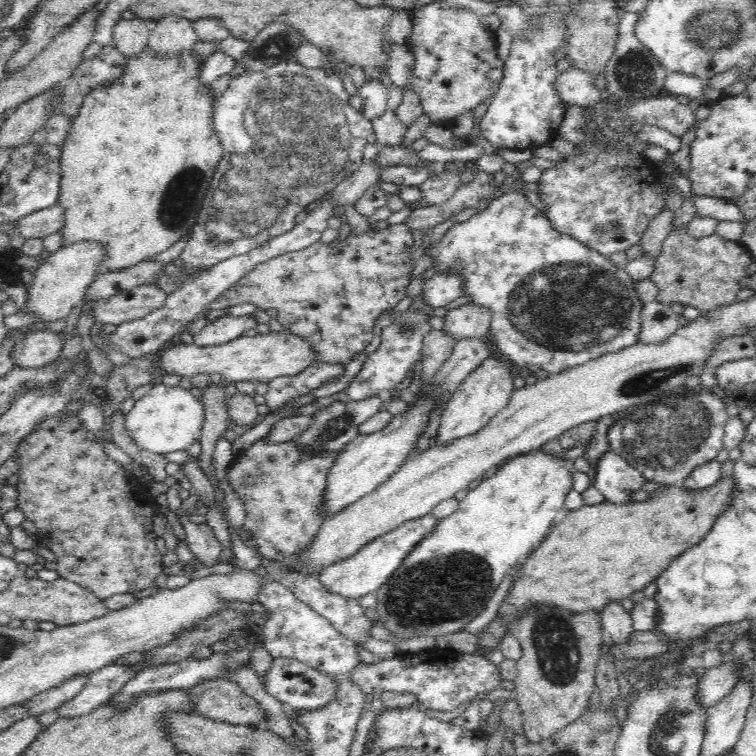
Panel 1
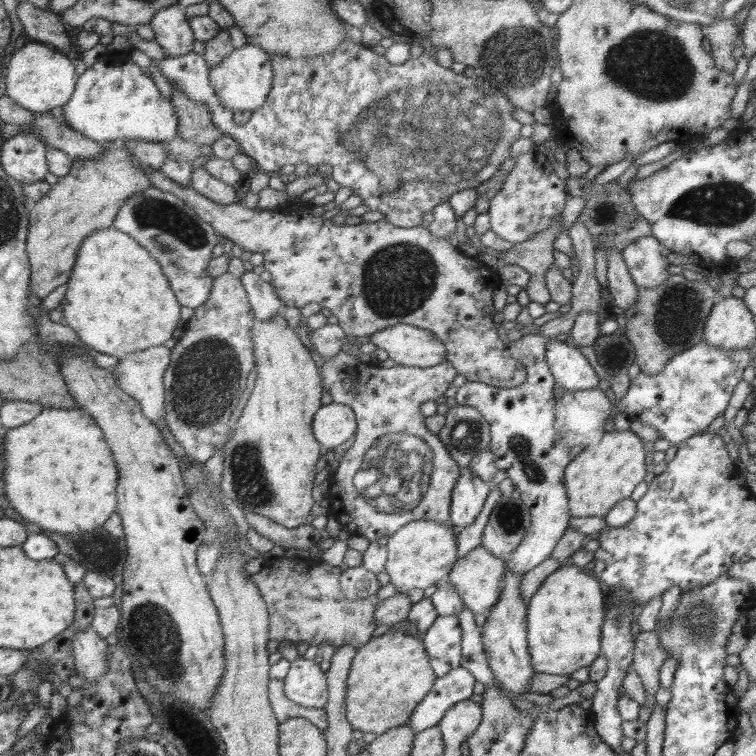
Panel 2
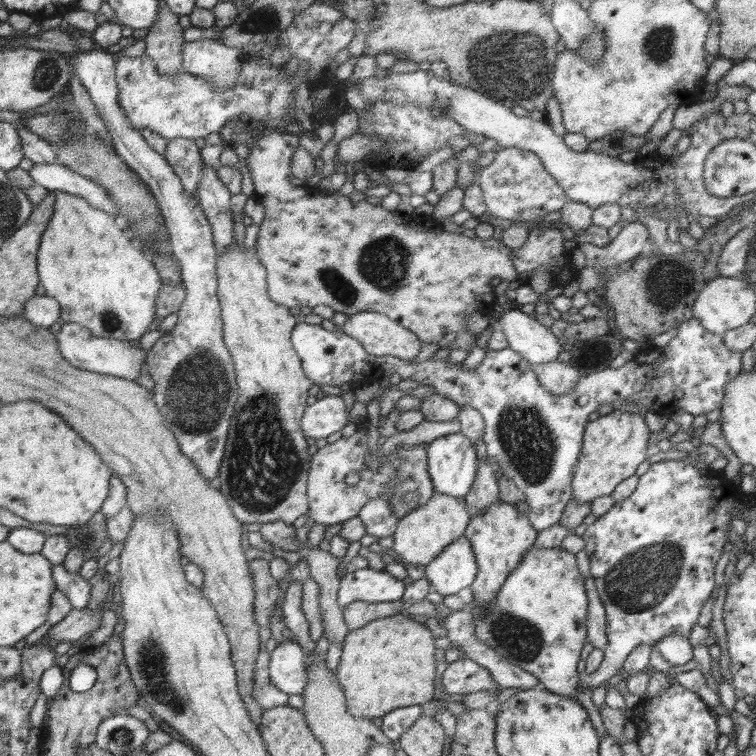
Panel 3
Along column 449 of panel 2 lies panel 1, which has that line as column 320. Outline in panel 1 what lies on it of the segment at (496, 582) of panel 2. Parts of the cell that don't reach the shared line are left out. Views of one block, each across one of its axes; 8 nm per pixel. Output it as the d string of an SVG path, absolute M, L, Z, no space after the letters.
M422 516L417 520L410 520L402 524L390 533L382 534L374 541L368 542L357 554L342 558L340 562L334 562L332 566L326 566L318 579L328 591L341 594L345 598L359 599L374 592L386 583L394 570L404 562L404 559L414 548L418 546L427 535L433 534L438 527L438 518L434 516Z

